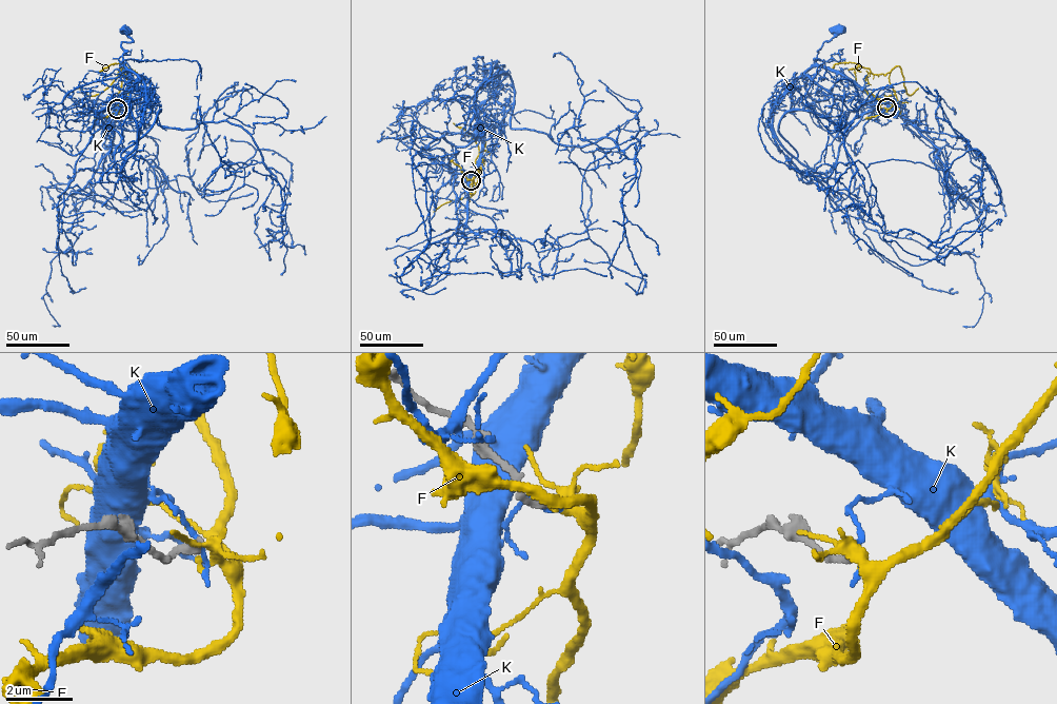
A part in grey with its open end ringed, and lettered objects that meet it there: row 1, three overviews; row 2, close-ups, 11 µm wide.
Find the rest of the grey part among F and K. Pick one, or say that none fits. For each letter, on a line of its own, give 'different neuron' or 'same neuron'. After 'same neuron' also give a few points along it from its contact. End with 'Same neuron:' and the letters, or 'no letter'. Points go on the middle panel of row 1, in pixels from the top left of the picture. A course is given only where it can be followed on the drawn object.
F: different neuron
K: different neuron
Same neuron: no letter

